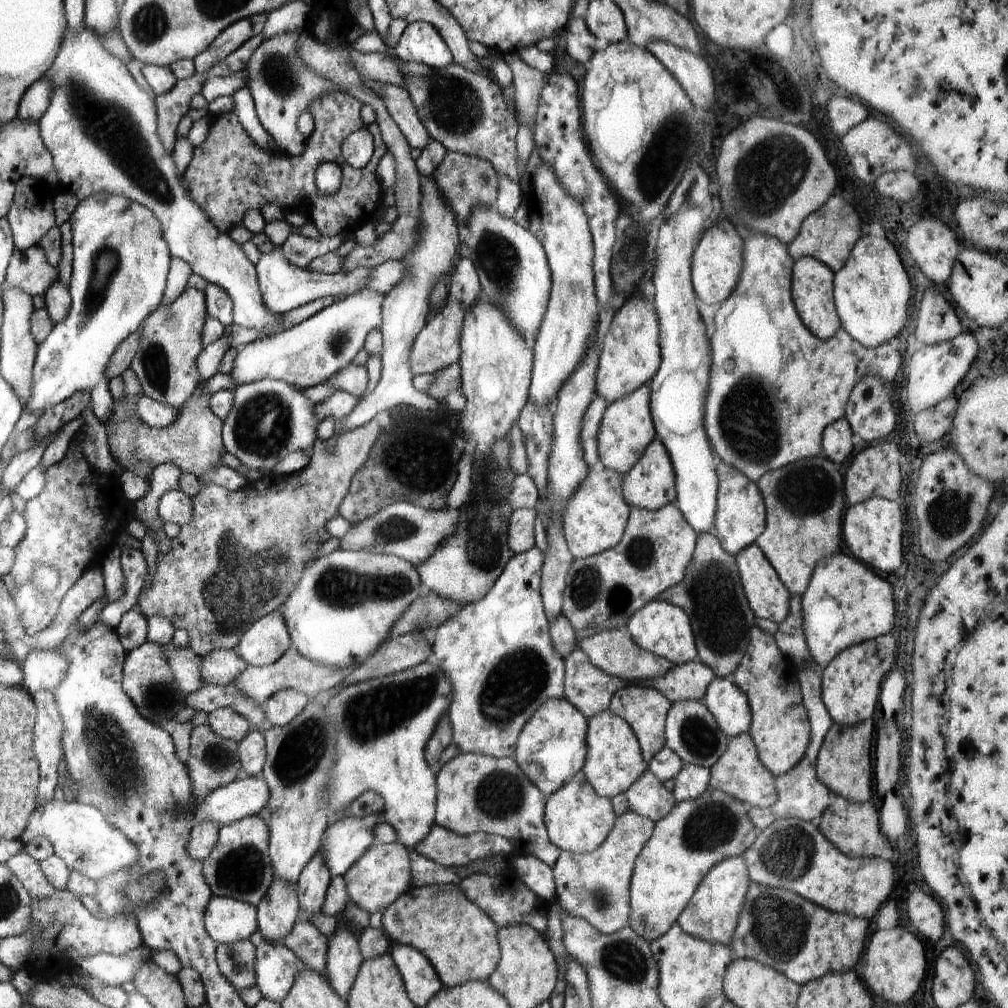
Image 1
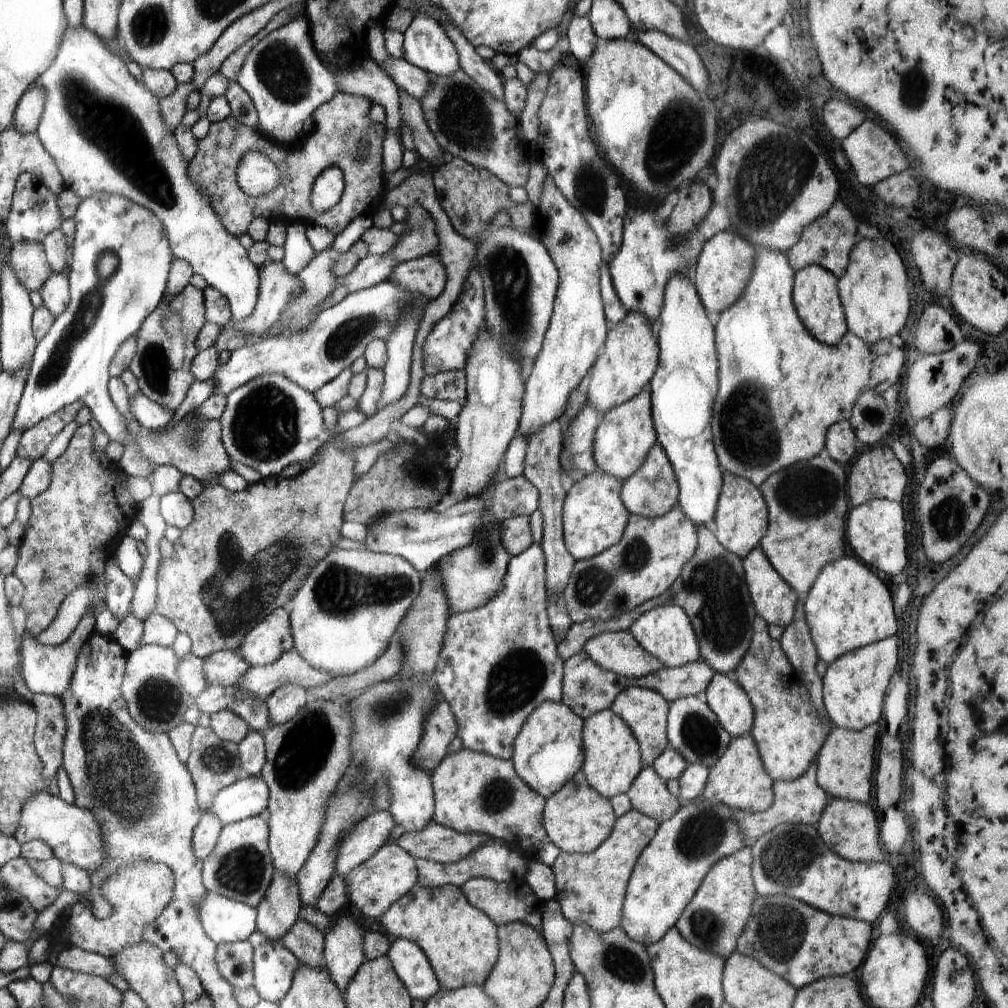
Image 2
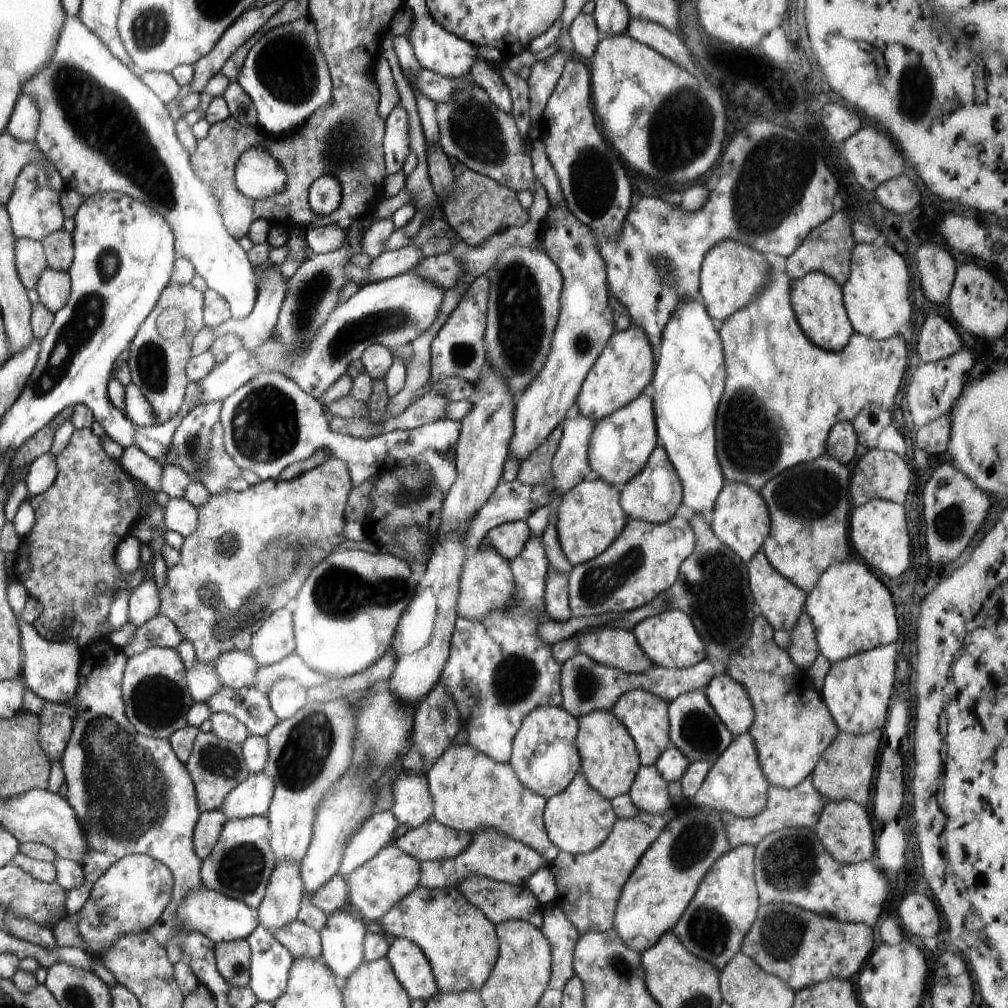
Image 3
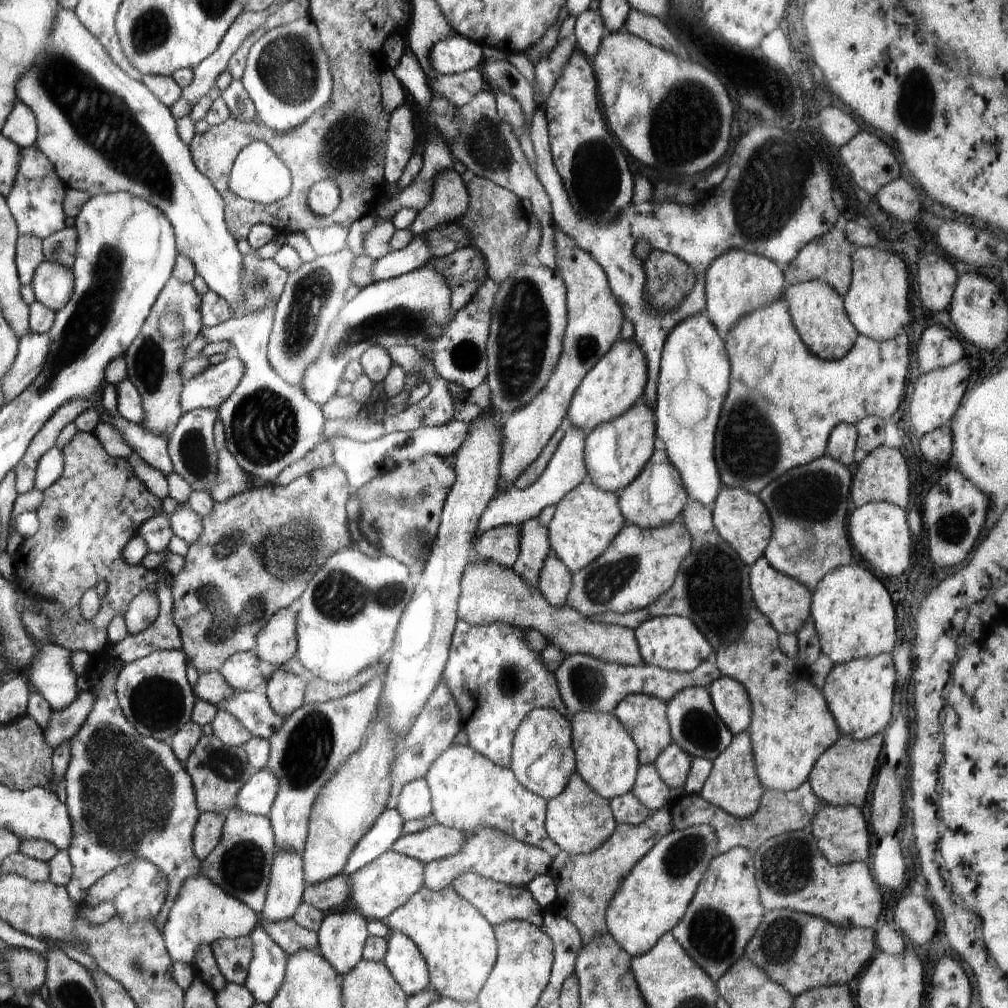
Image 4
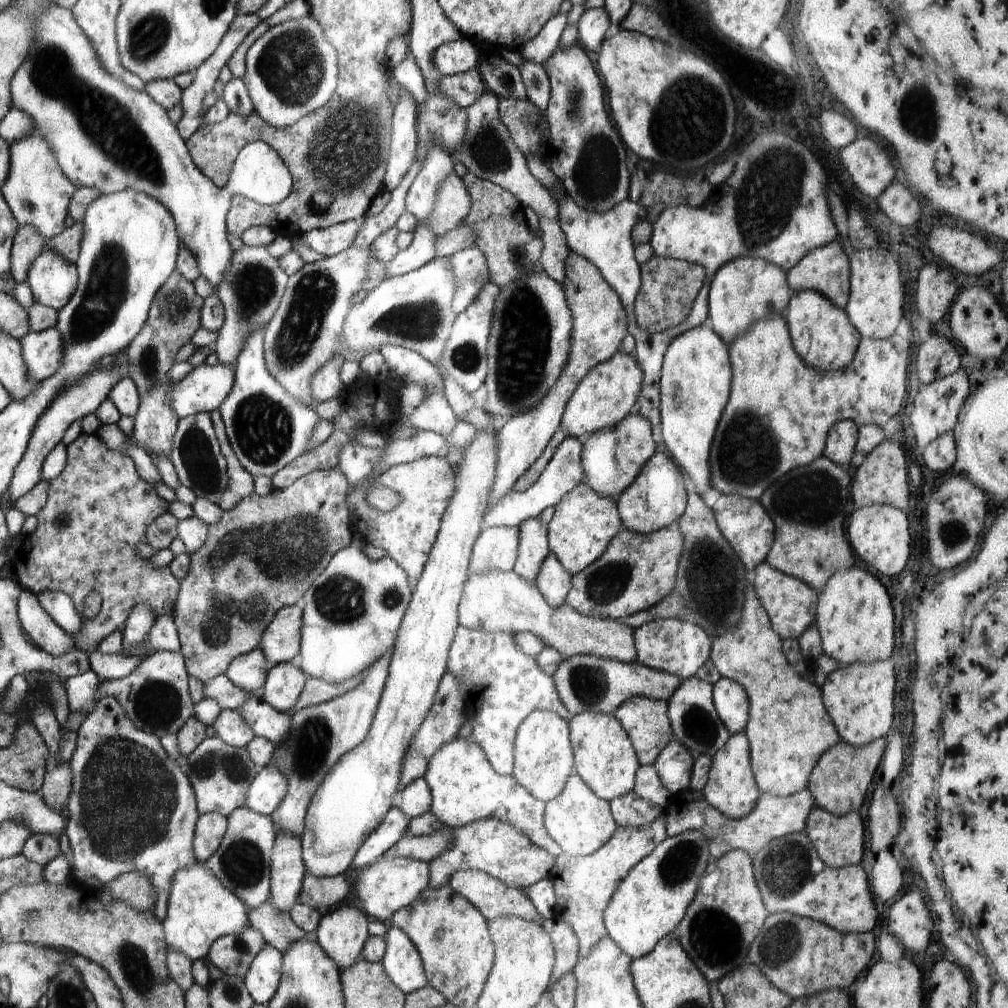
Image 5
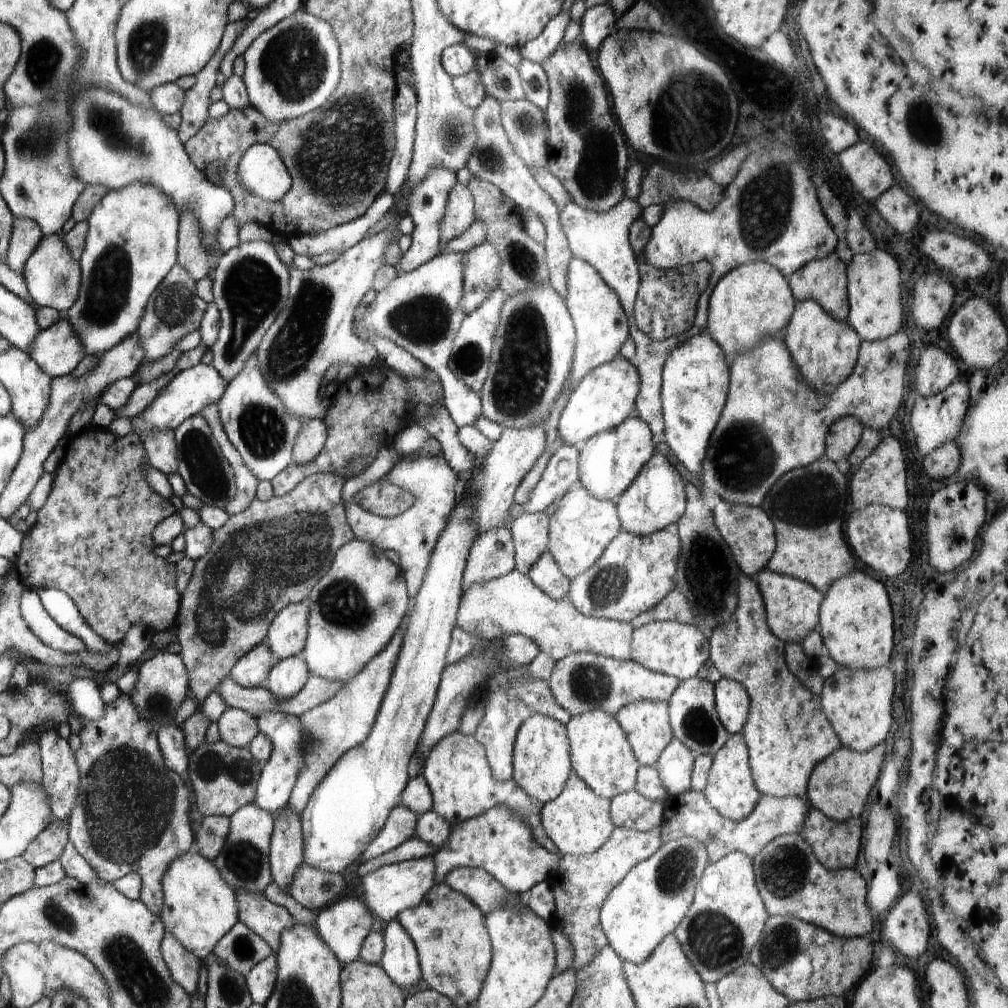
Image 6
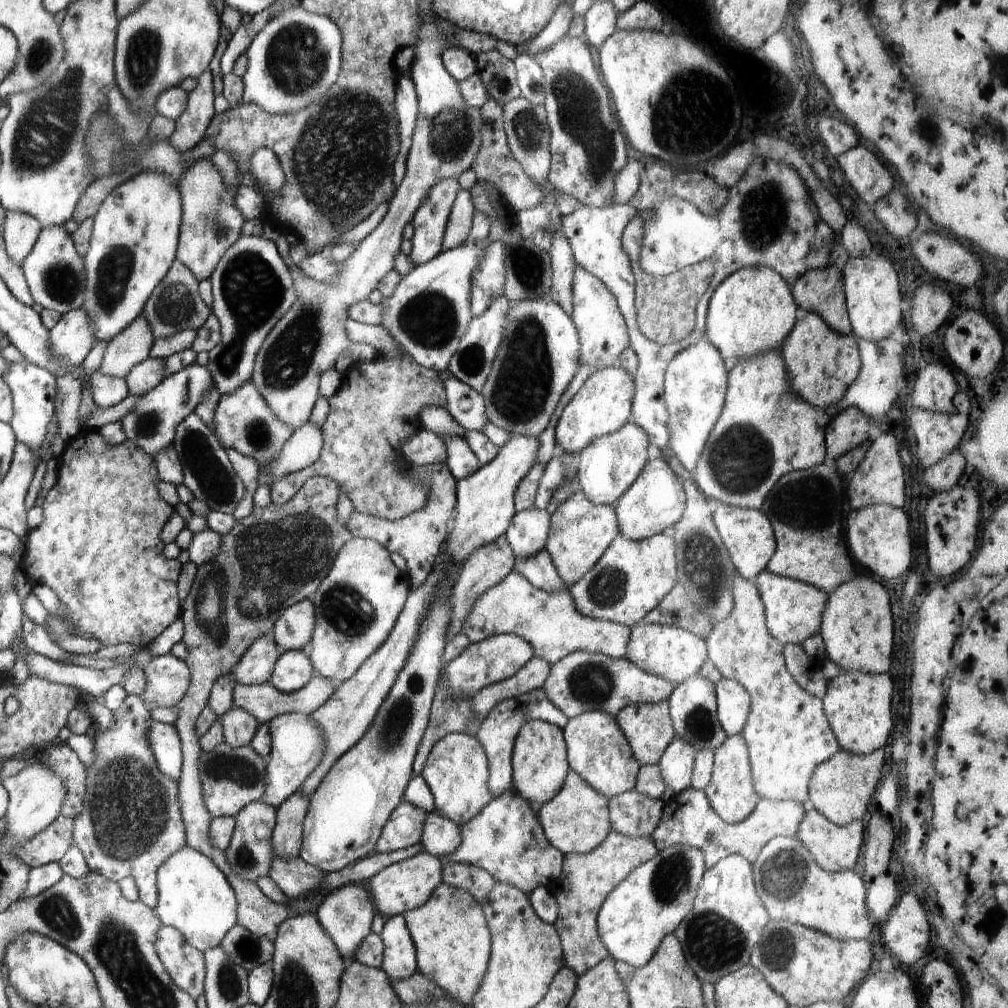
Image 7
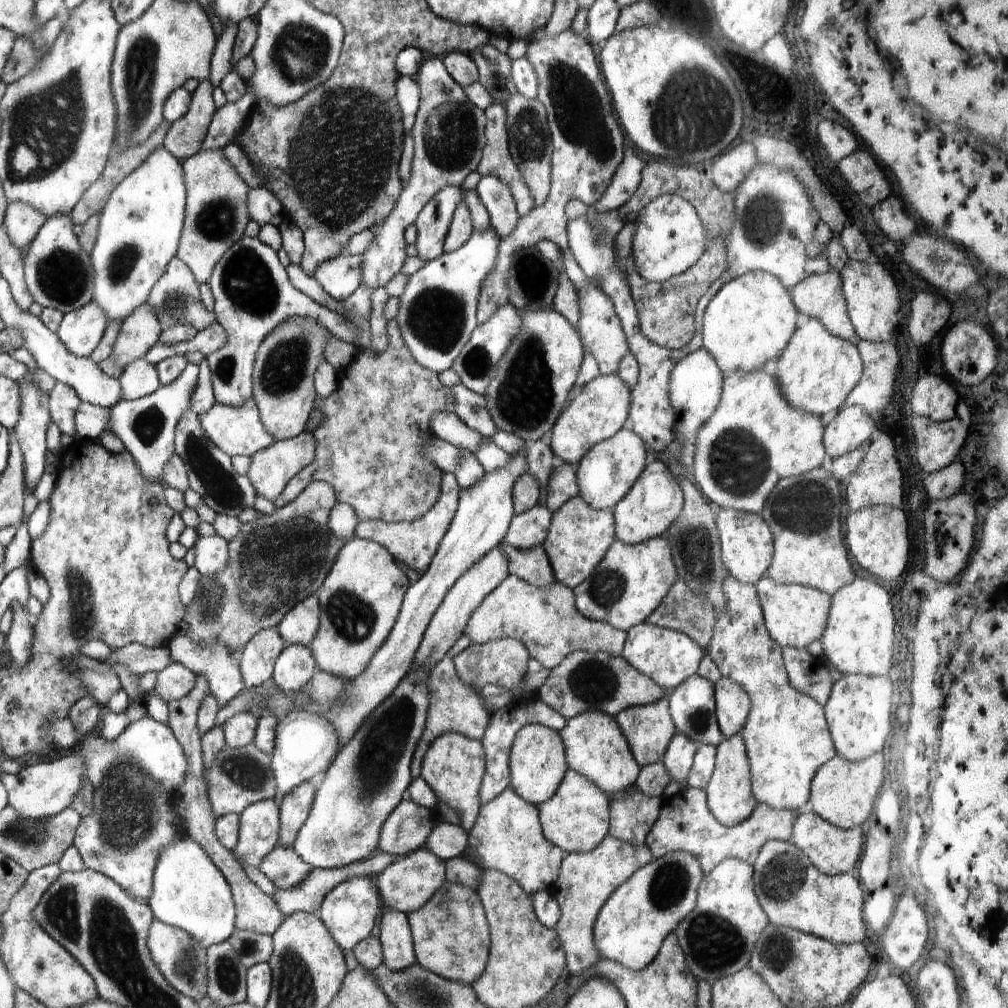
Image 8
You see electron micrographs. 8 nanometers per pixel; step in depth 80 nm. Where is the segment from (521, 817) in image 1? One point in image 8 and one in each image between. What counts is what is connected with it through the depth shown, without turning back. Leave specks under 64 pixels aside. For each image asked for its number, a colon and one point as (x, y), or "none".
2: (474, 792)
3: (471, 792)
4: (467, 789)
5: (464, 786)
6: (457, 772)
7: (456, 770)
8: (453, 766)

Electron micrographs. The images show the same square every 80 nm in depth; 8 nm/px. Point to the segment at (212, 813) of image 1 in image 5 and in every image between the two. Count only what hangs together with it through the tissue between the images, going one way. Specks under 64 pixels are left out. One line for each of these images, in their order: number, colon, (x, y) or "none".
2: (249, 796)
3: (252, 797)
4: (256, 797)
5: (265, 793)

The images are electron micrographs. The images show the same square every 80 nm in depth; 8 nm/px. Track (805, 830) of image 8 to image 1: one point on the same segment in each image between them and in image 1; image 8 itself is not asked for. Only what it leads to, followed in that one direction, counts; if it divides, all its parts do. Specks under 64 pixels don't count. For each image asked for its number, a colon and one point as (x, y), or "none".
1: (854, 829)
2: (849, 828)
3: (844, 828)
4: (842, 834)
5: (839, 841)
6: (836, 845)
7: (835, 848)

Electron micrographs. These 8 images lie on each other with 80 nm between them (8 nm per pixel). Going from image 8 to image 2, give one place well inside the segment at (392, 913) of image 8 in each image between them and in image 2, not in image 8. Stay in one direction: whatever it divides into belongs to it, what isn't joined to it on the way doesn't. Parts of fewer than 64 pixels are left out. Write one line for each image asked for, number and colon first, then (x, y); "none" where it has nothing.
2: (411, 964)
3: (410, 966)
4: (405, 962)
5: (402, 962)
6: (400, 960)
7: (399, 954)

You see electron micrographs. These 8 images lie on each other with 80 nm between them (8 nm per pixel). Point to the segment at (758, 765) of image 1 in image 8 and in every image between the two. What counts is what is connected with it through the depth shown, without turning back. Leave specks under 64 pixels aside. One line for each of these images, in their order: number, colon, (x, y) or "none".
2: (739, 780)
3: (735, 783)
4: (733, 785)
5: (731, 788)
6: (730, 789)
7: (731, 791)
8: (730, 799)

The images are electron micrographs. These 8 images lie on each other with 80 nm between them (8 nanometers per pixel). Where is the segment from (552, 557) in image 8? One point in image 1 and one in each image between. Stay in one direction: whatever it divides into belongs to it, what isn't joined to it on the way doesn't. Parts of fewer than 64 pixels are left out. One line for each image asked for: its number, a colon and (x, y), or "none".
1: (594, 519)
2: (594, 518)
3: (590, 519)
4: (587, 519)
5: (583, 523)
6: (581, 527)
7: (580, 531)

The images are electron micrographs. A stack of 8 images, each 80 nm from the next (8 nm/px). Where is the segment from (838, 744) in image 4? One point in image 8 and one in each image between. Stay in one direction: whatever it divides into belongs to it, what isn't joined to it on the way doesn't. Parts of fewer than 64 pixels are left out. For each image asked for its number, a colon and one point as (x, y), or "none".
5: (839, 782)
6: (839, 785)
7: (841, 788)
8: (842, 792)

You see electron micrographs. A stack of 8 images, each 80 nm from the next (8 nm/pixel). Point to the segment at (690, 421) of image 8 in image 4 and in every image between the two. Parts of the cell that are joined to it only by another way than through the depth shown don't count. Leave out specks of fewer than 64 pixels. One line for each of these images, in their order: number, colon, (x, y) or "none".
4: (694, 375)
5: (696, 374)
6: (696, 376)
7: (695, 385)

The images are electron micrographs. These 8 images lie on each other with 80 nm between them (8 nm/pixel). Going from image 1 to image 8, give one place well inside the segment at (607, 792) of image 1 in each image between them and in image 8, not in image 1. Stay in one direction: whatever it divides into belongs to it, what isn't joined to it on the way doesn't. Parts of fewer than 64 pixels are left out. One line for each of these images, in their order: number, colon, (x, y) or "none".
2: (612, 760)
3: (609, 760)
4: (606, 758)
5: (603, 756)
6: (601, 755)
7: (598, 751)
8: (595, 746)

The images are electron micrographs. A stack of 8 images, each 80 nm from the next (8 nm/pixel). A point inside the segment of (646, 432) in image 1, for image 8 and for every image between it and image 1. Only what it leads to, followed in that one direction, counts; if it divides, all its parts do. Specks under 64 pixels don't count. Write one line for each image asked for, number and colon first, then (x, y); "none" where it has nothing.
2: (625, 434)
3: (621, 443)
4: (616, 452)
5: (611, 458)
6: (608, 463)
7: (605, 469)
8: (606, 474)

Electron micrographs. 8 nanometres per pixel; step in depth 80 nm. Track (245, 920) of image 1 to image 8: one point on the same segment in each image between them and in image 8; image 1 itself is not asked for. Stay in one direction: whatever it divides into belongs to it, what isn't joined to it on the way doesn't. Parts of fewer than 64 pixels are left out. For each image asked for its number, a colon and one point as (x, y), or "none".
2: (224, 921)
3: (221, 919)
4: (202, 914)
5: (200, 910)
6: (199, 906)
7: (194, 897)
8: (189, 891)

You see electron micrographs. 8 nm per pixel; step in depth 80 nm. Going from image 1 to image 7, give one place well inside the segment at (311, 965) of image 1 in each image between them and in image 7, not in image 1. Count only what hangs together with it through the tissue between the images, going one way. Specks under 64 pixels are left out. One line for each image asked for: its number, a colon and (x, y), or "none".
2: (305, 942)
3: (302, 941)
4: (291, 937)
5: (278, 929)
6: (266, 919)
7: (276, 557)

